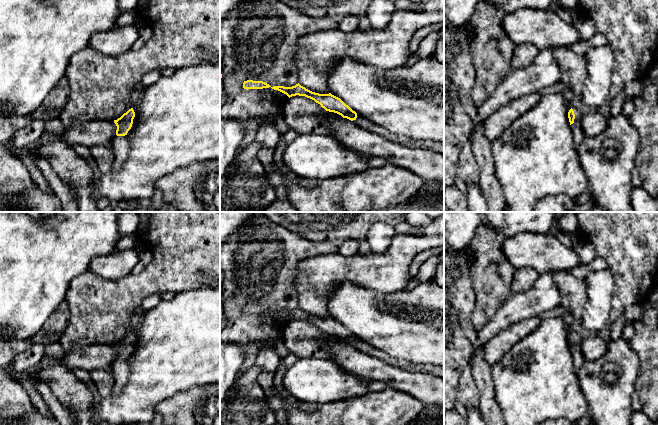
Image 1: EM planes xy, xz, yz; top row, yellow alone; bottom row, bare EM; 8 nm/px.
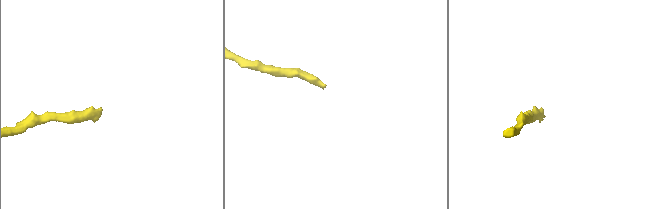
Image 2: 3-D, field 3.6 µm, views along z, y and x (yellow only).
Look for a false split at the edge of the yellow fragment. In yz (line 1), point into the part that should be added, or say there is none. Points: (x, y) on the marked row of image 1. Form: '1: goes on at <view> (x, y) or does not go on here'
1: goes on at yz (578, 136)

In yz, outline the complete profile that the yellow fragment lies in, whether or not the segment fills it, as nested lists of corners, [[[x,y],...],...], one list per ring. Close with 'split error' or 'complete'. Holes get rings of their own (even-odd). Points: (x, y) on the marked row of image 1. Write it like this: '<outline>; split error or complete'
[[[571,108],[568,112],[568,118],[573,133],[573,146],[577,150],[585,136],[581,127],[582,114],[578,109]]]; split error

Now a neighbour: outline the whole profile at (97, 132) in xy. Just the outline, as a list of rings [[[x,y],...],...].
[[[93,120],[66,128],[62,134],[62,141],[70,147],[74,145],[83,145],[88,148],[95,145],[110,147],[116,130],[117,126],[114,121]]]

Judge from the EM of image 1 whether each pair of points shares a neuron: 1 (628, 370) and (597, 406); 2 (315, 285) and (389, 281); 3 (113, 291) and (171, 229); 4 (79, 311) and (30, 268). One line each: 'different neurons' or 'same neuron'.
1: same neuron
2: same neuron
3: same neuron
4: different neurons

